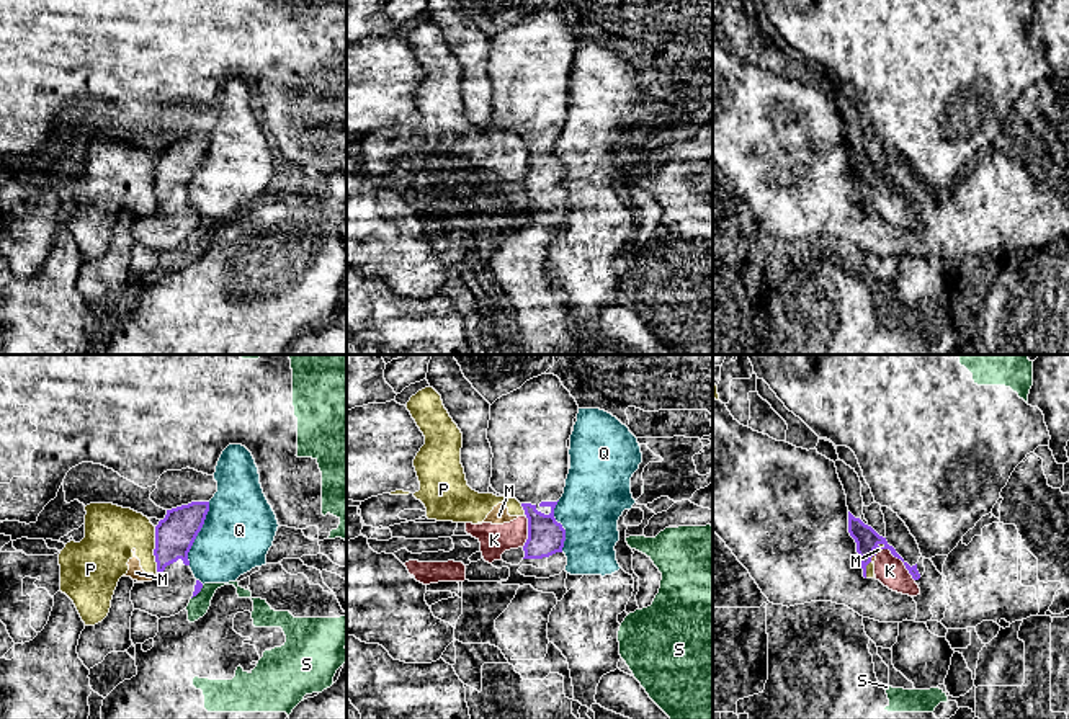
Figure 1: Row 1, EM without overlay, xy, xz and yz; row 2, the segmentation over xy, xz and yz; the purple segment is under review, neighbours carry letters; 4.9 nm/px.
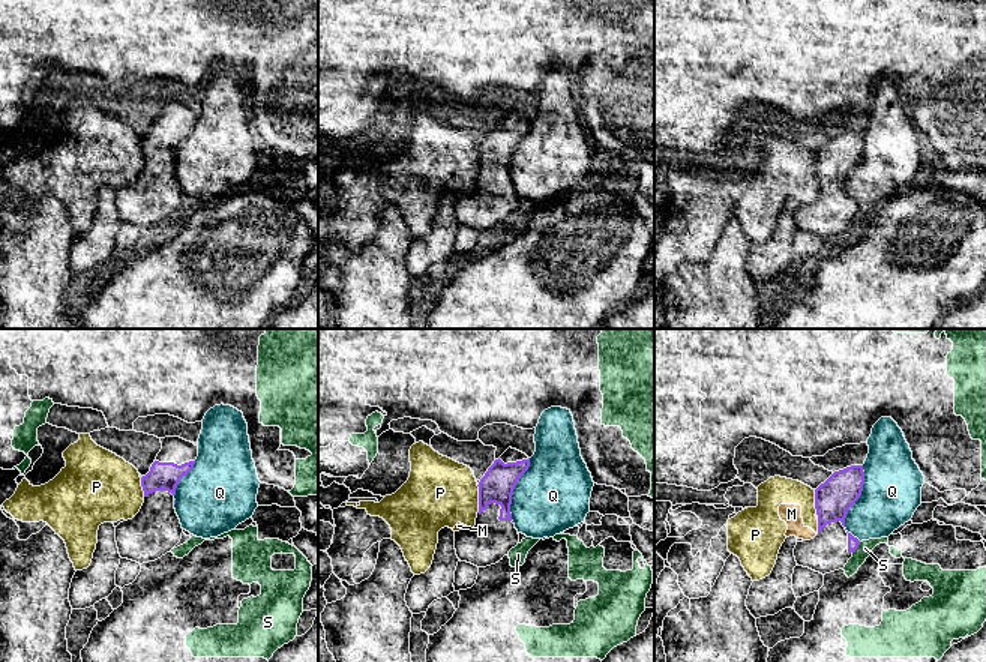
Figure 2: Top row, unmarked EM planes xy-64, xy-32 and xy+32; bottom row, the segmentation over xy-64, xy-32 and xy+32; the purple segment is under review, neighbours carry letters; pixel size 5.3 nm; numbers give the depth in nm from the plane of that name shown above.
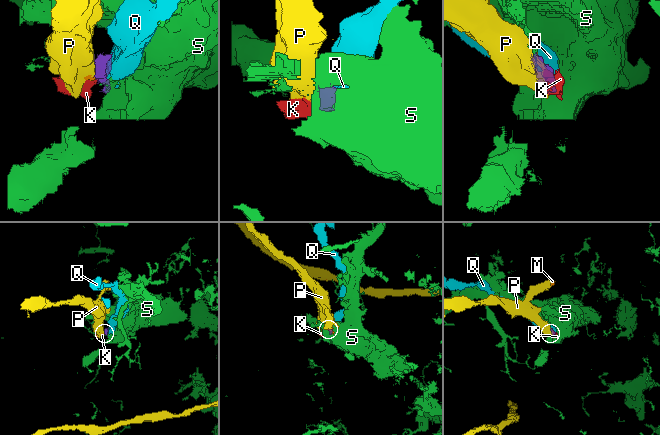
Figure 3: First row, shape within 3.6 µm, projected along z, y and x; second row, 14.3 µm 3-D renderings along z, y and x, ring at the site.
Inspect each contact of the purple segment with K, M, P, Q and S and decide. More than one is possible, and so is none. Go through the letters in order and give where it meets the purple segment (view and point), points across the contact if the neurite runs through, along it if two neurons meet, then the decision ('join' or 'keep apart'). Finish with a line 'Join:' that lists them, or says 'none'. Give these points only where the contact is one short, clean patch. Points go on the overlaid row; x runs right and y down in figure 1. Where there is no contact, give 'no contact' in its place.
K: meets purple in yz at (903, 561); border along yz (883, 548), (903, 562), (914, 580); keep apart
M: meets purple in yz at (875, 553); border along yz (881, 548), (875, 549), (870, 561); keep apart
P: meets purple in xy at (154, 551); border along xy (154, 526), (157, 576); keep apart
Q: meets purple in xy at (198, 531); keep apart
S: meets purple in xy at (198, 592); border along xy (203, 585), (192, 598); keep apart
Join: none

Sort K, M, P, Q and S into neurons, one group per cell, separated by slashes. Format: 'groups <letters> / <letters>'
groups K M P / Q / S

